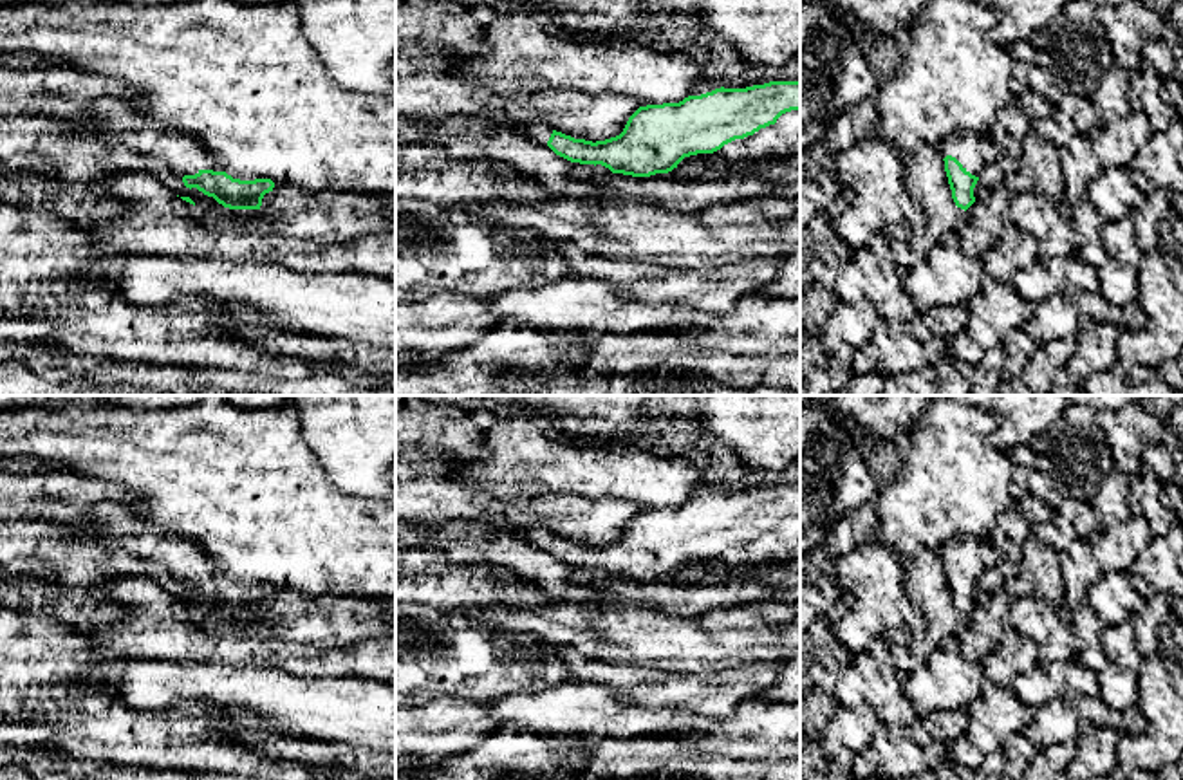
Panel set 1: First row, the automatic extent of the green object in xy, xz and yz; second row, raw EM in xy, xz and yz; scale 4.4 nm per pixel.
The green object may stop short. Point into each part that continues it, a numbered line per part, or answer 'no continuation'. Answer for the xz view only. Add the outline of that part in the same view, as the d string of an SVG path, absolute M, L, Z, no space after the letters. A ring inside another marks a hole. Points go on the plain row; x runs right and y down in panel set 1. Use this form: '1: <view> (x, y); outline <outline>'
1: xz (540, 537); outline M526 527L526 529L520 529L520 531L515 531L518 533L520 536L527 538L531 543L542 547L542 549L547 549L551 538L553 538L553 533L549 533L545 527Z

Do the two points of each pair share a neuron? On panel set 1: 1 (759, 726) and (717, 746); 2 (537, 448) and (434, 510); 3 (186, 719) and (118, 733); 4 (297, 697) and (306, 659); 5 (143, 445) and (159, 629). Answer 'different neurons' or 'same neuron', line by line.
1: same neuron
2: different neurons
3: same neuron
4: different neurons
5: different neurons

